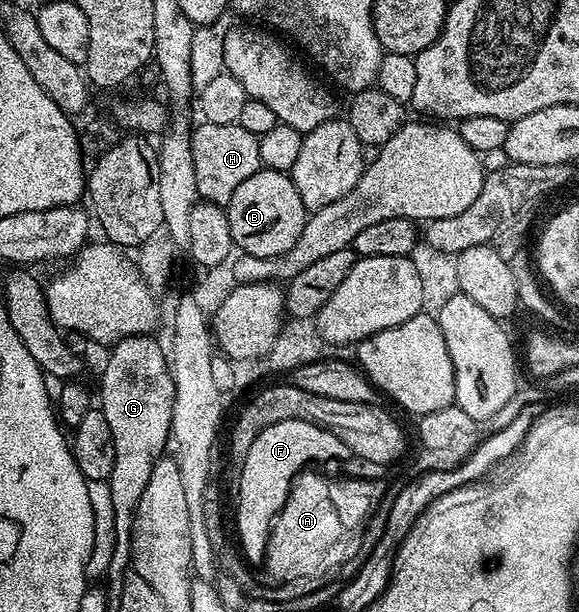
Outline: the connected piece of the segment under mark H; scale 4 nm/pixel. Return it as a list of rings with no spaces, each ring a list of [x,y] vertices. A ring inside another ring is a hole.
[[[202,122],[199,125],[199,128],[195,127],[190,133],[196,190],[205,203],[225,206],[232,194],[236,194],[236,188],[262,169],[258,137],[248,134],[248,130],[237,123],[220,126]]]

